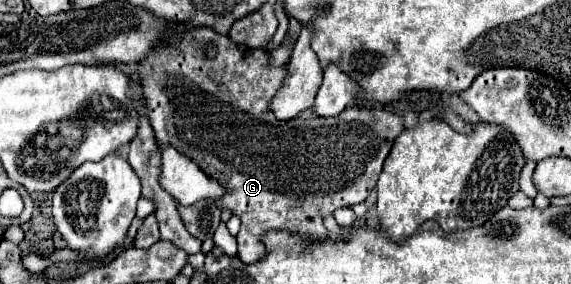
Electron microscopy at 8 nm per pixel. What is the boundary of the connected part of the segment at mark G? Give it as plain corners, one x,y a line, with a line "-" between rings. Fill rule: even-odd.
195,27
195,43
191,43
191,47
179,47
179,51
159,51
159,55
151,55
151,59
147,59
147,63
143,63
143,67
139,67
139,75
141,75
141,83
143,83
143,91
145,91
147,117
149,117
149,123
153,127
153,131
155,131
157,143
159,145
169,145
171,143
173,147
177,147
179,153
183,153
191,161
195,161
201,167
201,171
207,171
209,177
217,179
225,187
225,195
221,195
217,199
217,203
219,203
221,209
229,209
233,215
237,215
241,219
241,229
237,233
237,243
239,243
239,259
243,263
257,263
257,261
265,259
267,249
263,245
263,235
269,233
269,231
289,231
289,233
299,235
301,239
307,239
307,241
311,241
311,239
313,241
331,239
329,231
323,225
323,219
327,215
331,215
333,211
337,211
337,209
353,207
355,203
363,203
367,199
367,195
377,185
377,177
381,173
383,161
387,159
395,139
405,131
403,117
399,117
391,111
379,109
379,107
357,107
357,105
347,107
337,117
319,117
313,109
305,109
301,115
297,115
289,121
279,121
271,111
271,99
281,89
281,85
285,81
285,75
287,75
287,69
269,65
269,51
265,51
265,49
237,49
237,45
229,37
215,35
215,31
211,31
207,27
-
207,45
213,45
215,51
217,51
217,55
213,59
205,55

